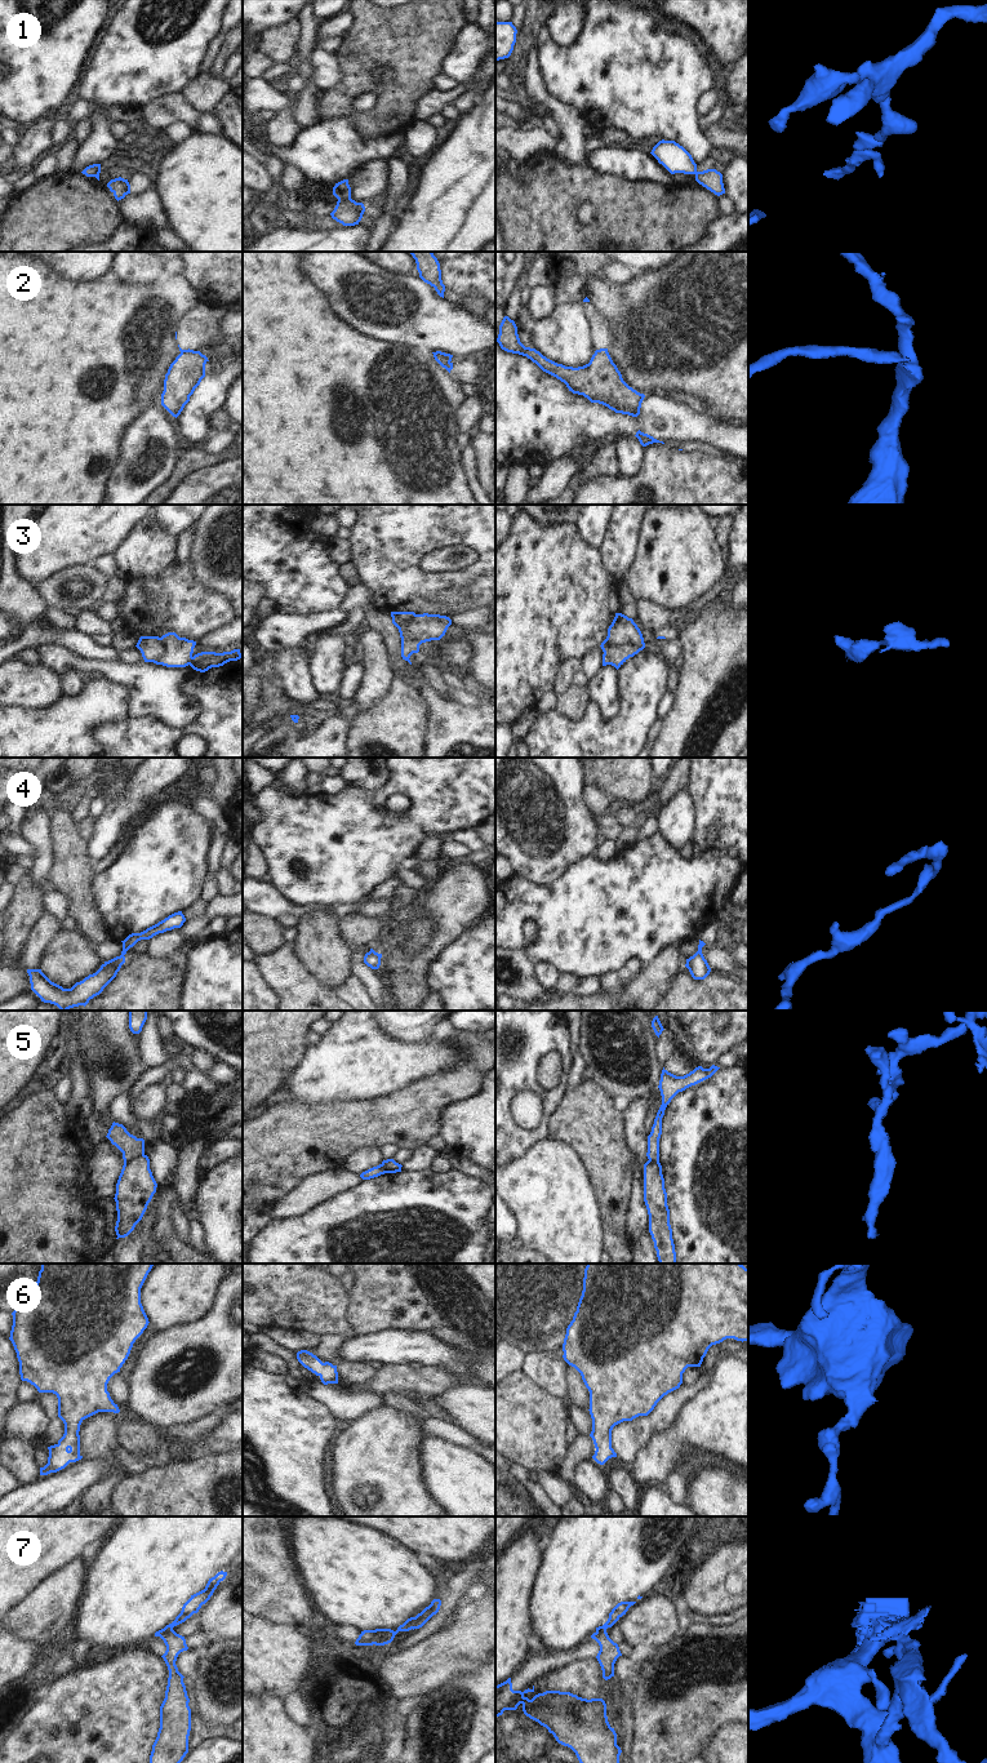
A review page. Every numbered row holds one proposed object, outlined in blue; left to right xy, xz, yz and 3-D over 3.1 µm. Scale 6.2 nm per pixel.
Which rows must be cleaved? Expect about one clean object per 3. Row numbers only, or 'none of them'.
1, 2, 3, 5, 7

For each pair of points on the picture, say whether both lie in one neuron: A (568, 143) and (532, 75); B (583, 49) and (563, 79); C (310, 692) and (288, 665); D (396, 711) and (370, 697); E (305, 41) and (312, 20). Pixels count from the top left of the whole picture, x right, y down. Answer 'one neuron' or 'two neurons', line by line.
A: one neuron
B: one neuron
C: one neuron
D: two neurons
E: one neuron

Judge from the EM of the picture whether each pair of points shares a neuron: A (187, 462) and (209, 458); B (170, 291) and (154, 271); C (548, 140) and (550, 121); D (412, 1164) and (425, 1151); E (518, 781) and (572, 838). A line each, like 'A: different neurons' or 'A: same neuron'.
A: same neuron
B: different neurons
C: different neurons
D: same neuron
E: same neuron

